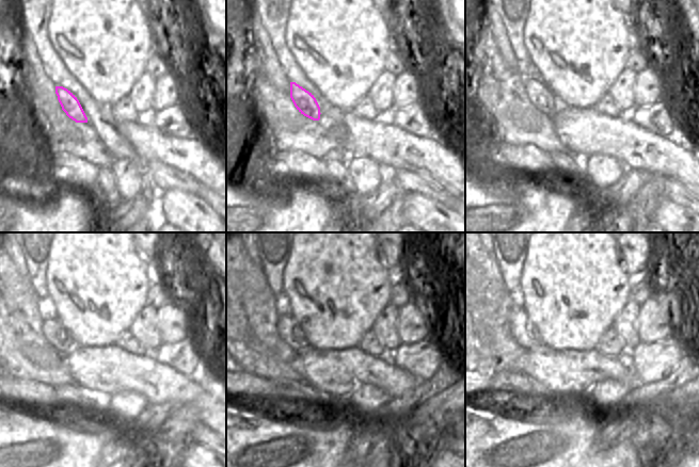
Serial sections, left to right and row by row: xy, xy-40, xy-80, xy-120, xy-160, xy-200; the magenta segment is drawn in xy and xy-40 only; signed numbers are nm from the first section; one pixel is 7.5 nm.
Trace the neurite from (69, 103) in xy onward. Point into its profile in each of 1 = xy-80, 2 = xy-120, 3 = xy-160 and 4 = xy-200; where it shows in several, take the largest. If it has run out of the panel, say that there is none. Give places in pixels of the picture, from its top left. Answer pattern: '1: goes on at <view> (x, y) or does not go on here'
1: goes on at xy-80 (539, 94)
2: goes on at xy-120 (57, 335)
3: goes on at xy-160 (288, 328)
4: goes on at xy-200 (526, 335)

